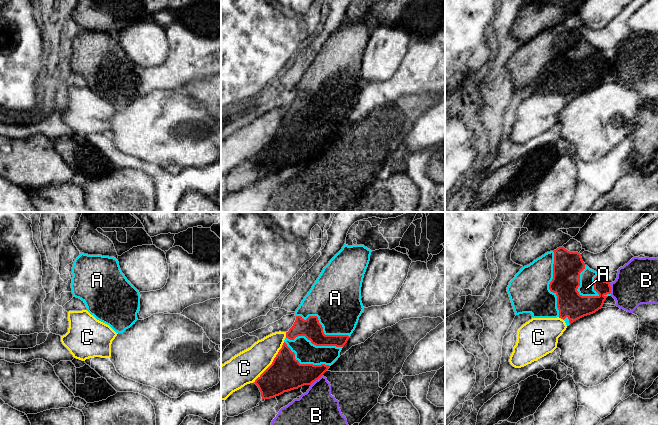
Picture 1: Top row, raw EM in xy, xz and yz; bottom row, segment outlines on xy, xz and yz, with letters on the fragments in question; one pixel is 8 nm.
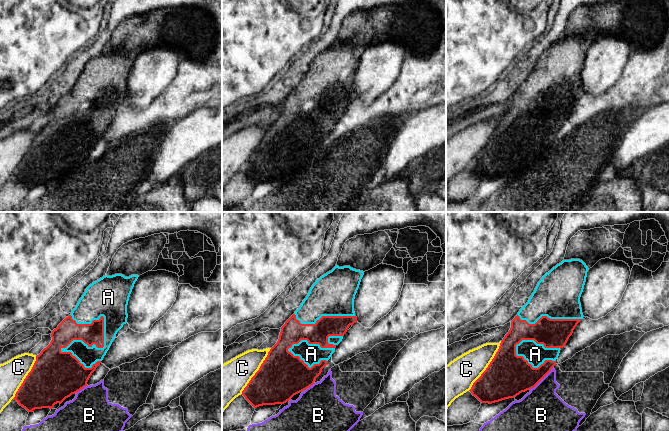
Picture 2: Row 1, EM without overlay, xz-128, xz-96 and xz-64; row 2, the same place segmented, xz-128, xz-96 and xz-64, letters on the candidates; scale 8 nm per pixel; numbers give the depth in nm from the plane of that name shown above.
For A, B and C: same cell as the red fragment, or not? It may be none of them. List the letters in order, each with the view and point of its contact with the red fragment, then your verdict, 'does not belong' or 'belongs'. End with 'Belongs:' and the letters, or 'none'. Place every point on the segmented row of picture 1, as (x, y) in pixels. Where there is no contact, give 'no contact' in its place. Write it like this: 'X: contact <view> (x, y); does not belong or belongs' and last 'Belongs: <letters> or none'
A: contact yz (577, 288); belongs
B: contact yz (610, 288); does not belong
C: contact xz (272, 362); does not belong
Belongs: A

